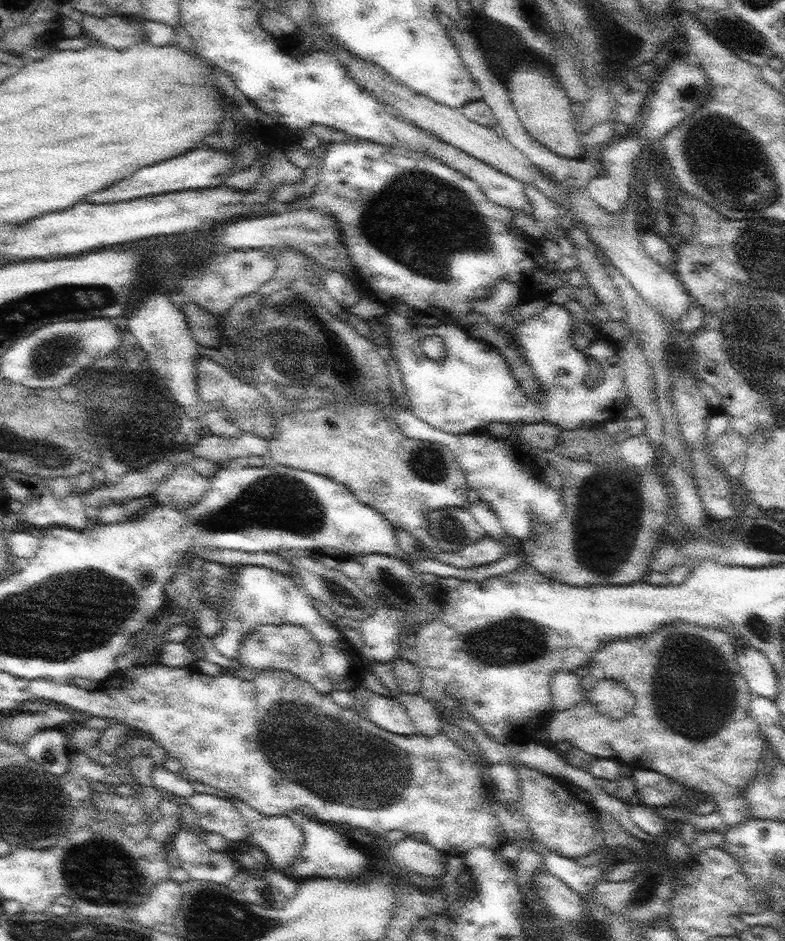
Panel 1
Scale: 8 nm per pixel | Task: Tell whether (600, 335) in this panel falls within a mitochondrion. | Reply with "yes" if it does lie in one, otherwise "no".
no

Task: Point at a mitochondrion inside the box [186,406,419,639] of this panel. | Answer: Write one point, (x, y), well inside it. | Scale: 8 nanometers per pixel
(346, 598)

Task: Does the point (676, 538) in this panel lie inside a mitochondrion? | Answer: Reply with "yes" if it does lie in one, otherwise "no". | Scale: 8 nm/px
yes

